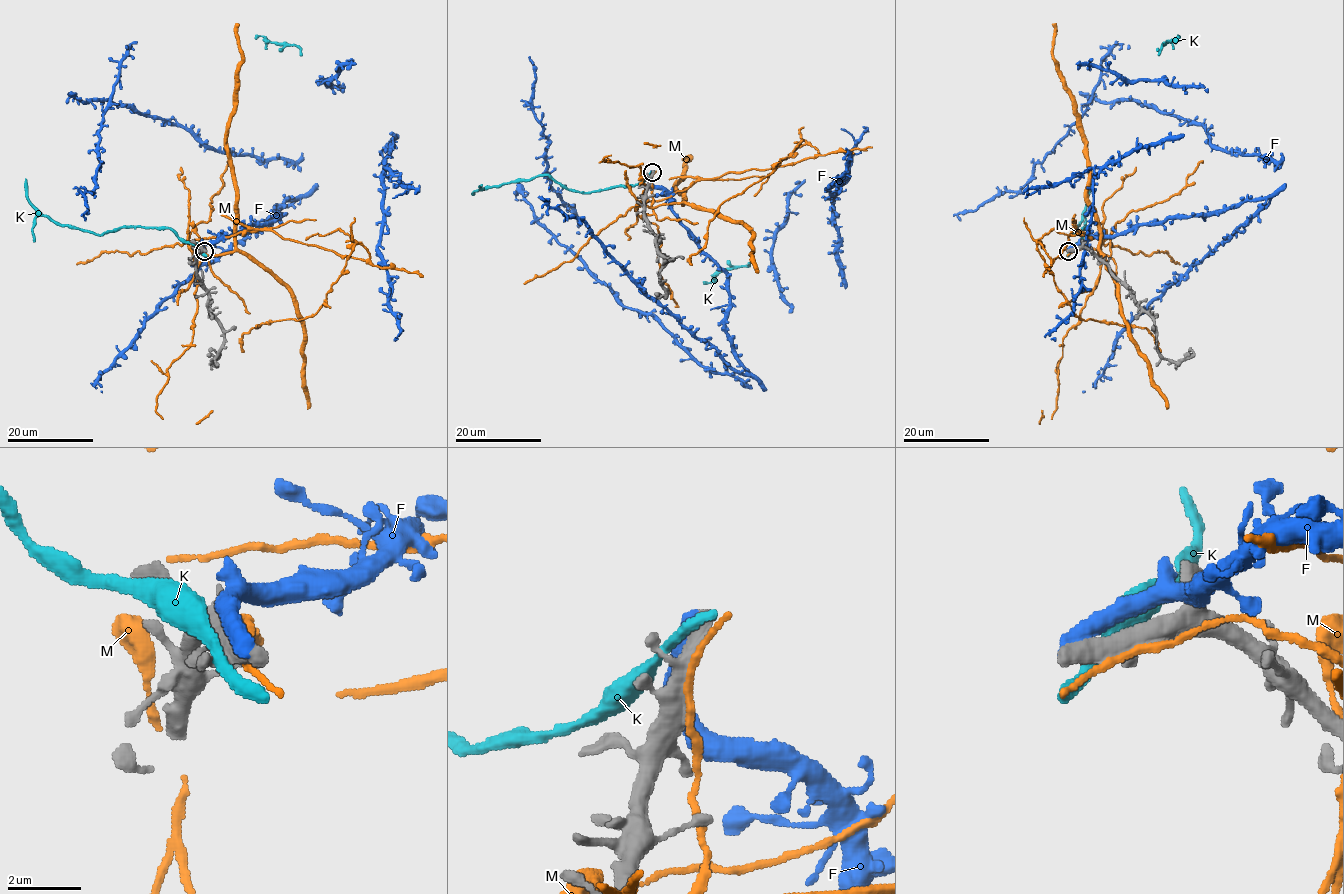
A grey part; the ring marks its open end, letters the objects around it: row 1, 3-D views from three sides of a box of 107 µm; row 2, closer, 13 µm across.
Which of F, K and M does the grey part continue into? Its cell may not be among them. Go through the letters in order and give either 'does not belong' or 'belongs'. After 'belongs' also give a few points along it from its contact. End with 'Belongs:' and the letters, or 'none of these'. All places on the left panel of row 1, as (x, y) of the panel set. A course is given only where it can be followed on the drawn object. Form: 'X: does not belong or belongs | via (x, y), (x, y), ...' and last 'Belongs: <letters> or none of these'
F: does not belong
K: does not belong
M: does not belong
Belongs: none of these

